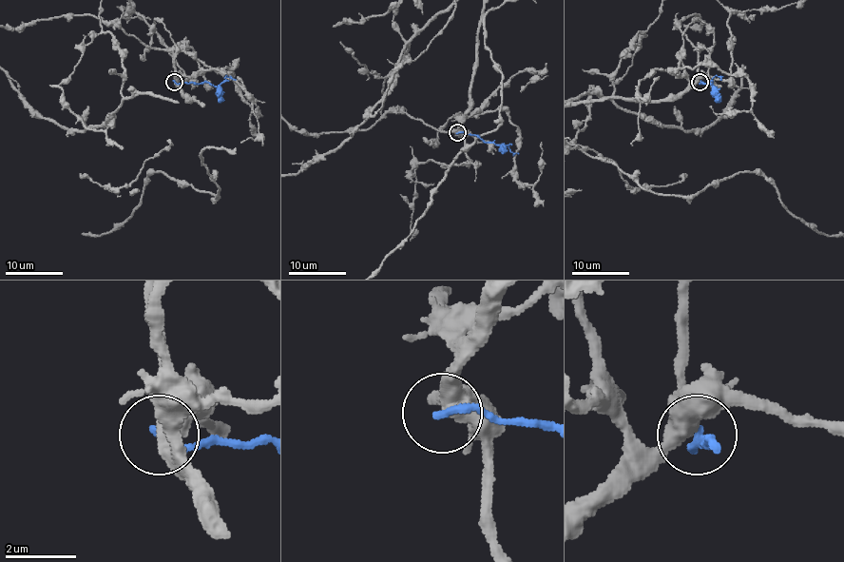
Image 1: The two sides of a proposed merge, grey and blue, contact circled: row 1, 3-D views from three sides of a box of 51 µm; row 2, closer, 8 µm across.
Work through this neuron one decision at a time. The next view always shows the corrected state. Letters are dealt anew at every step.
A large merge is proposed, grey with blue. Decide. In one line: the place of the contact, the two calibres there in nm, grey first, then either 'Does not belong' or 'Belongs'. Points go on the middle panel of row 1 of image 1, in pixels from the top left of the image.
Place: (457, 132). Thickness 500 nm (grey) against 220 nm. Does not belong

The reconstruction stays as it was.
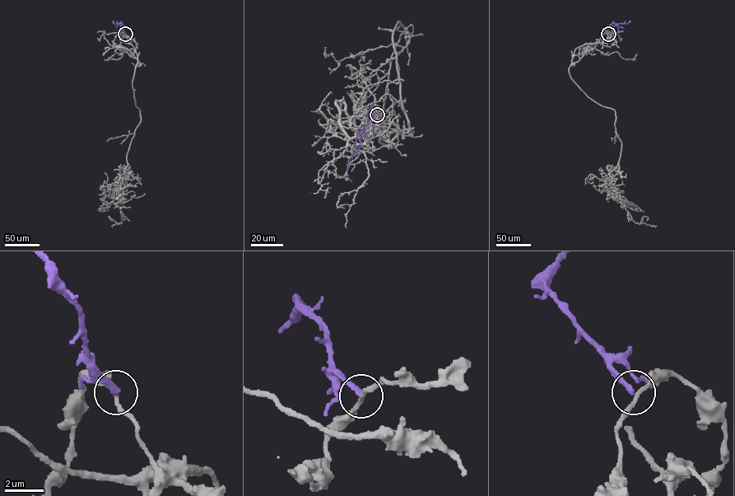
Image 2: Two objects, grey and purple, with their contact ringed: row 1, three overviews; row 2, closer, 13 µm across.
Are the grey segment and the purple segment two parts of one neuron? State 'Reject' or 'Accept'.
Reject

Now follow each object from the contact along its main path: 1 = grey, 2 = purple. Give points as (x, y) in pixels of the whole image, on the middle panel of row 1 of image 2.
1: (377, 114), (398, 22), (413, 132), (383, 145), (373, 118), (348, 141), (369, 177), (346, 204)
2: (377, 114), (372, 107), (369, 109), (368, 125), (360, 133), (360, 147), (347, 163), (349, 167)

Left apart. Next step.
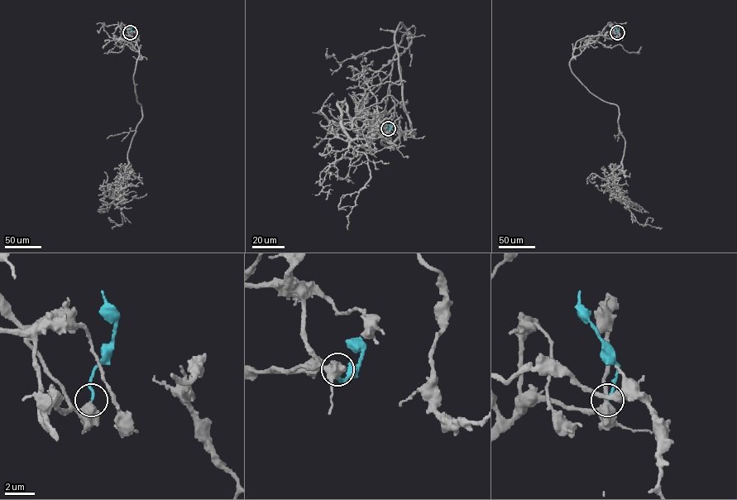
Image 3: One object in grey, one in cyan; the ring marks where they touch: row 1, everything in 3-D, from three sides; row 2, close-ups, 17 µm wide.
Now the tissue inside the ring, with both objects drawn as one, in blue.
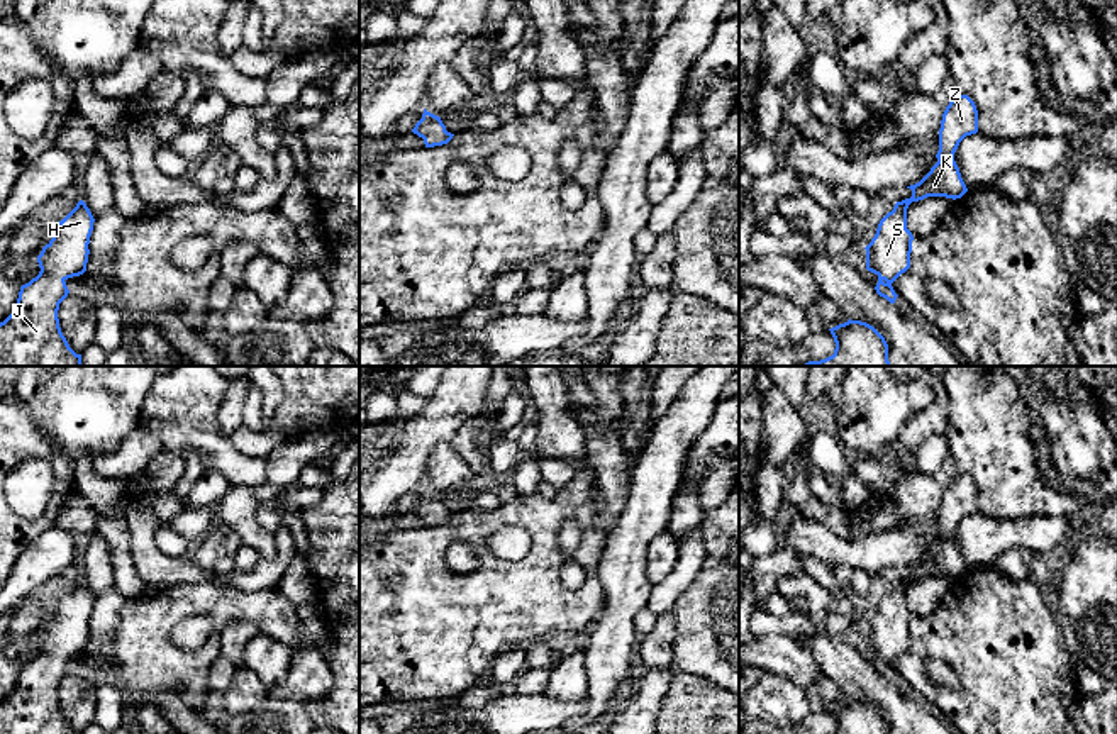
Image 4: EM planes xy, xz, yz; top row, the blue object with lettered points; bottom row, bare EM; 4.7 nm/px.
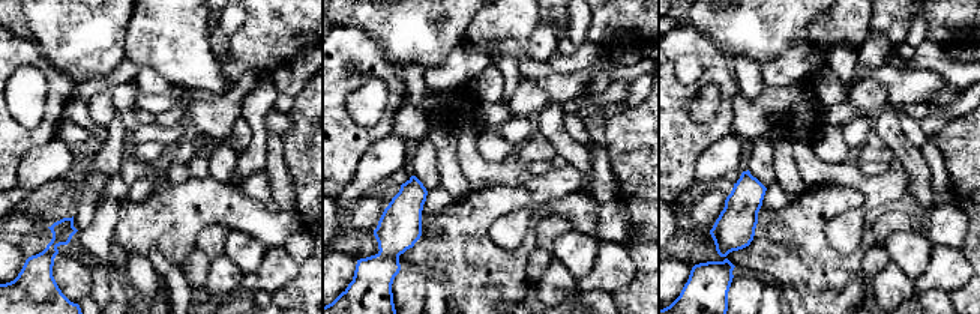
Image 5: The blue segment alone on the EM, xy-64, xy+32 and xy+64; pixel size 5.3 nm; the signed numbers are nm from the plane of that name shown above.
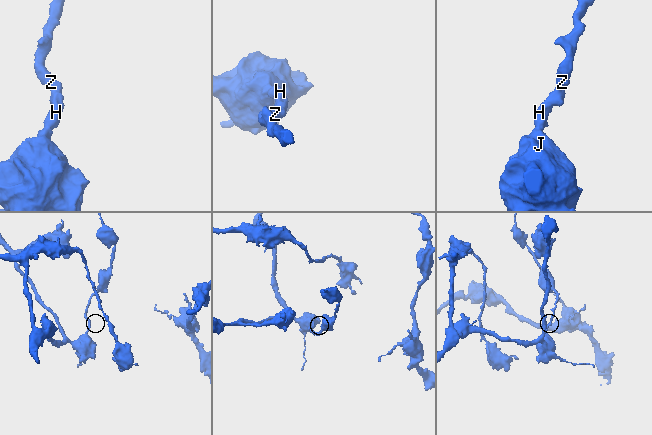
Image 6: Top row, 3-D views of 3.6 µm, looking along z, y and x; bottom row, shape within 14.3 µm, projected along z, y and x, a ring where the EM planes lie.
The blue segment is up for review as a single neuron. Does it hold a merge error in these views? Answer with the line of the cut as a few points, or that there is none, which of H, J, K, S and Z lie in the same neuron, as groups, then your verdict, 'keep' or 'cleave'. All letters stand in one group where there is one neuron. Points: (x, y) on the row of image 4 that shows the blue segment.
no cut; H J K S Z; keep

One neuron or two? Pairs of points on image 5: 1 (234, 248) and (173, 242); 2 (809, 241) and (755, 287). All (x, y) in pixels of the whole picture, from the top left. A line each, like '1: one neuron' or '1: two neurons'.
1: two neurons
2: two neurons

